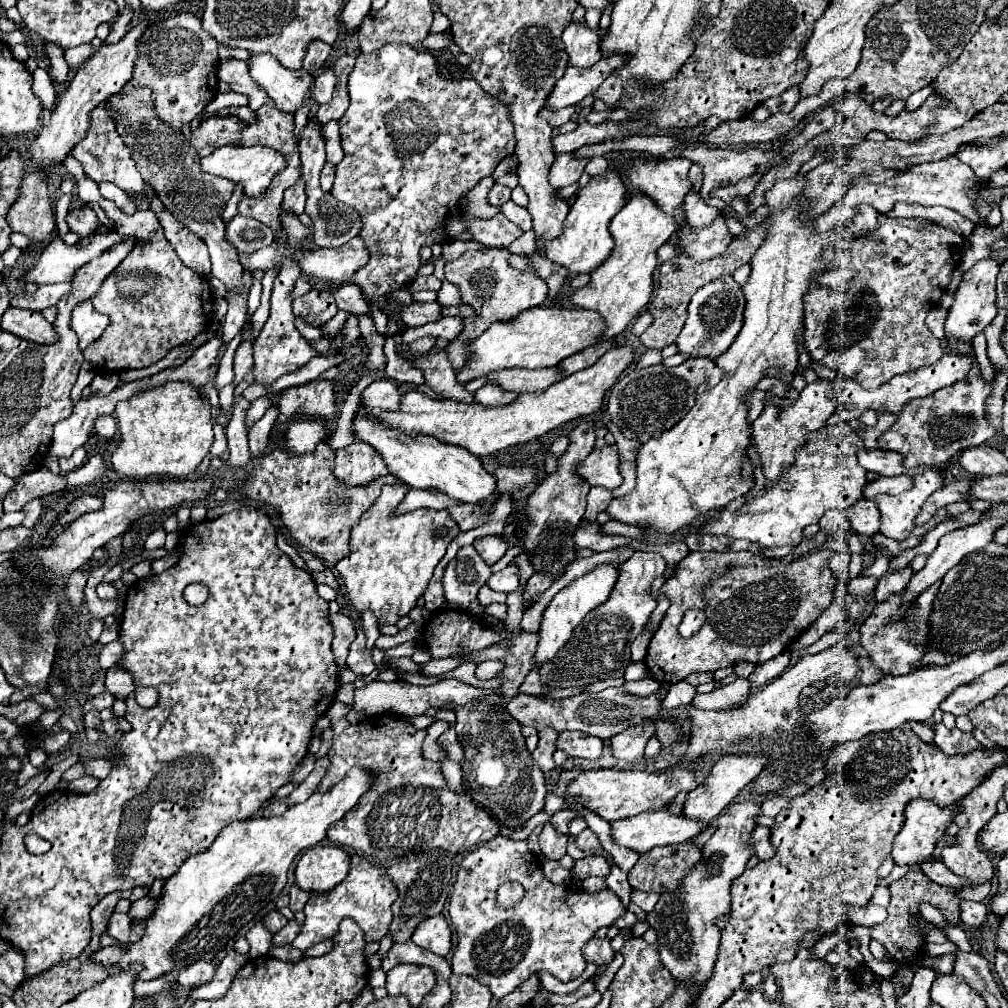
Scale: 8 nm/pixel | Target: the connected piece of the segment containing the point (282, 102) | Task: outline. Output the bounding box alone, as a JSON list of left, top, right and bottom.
[250,55,312,113]

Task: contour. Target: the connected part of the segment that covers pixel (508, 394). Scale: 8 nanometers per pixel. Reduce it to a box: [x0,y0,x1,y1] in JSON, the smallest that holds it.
[474,383,518,405]

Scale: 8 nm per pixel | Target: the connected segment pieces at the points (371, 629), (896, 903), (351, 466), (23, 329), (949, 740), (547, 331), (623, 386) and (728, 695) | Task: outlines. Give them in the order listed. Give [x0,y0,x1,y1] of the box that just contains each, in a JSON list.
[[362,613,380,651],[872,865,960,965],[334,441,388,487],[2,307,56,343],[934,723,986,755],[458,305,604,383],[608,359,724,443],[694,677,750,709]]

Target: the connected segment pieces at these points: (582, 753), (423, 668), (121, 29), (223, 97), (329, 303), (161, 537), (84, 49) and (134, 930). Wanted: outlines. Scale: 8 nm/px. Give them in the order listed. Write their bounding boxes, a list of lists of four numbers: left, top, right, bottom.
[[556,731,602,759],[419,658,461,677],[104,7,132,45],[203,91,248,113],[292,289,338,325],[143,528,167,550],[64,43,92,67],[108,913,140,943]]

